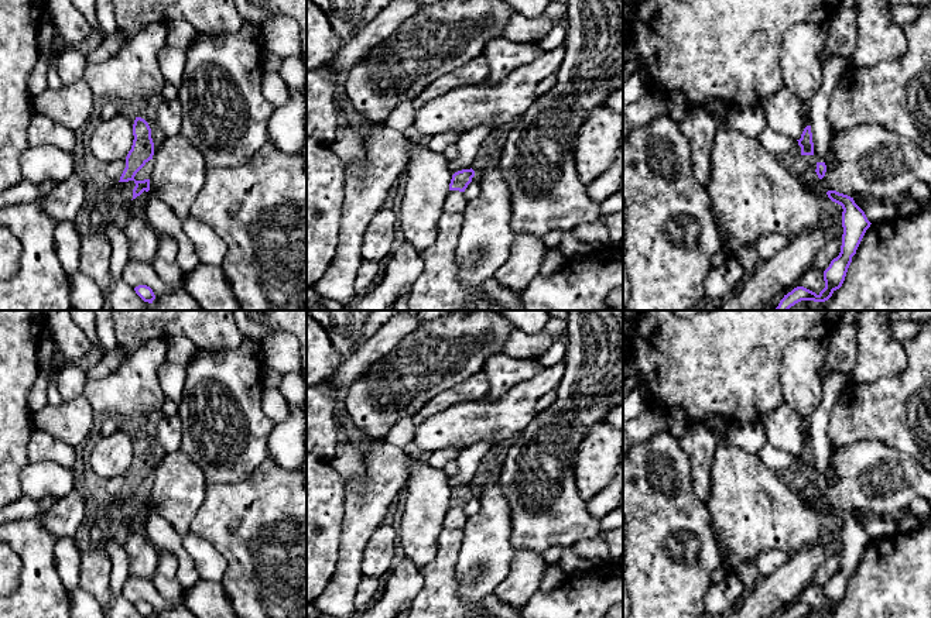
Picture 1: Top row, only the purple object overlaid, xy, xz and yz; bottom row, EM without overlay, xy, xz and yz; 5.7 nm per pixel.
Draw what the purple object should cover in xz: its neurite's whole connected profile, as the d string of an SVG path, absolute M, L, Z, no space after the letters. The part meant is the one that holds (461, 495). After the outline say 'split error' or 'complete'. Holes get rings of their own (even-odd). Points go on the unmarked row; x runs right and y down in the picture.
M470 484L455 488L449 499L449 507L462 508L468 518L478 514L480 509L480 501L475 494L475 487Z; split error

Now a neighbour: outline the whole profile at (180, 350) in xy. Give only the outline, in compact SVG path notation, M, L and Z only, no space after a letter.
M186 337L165 339L167 363L158 368L164 398L179 404L186 380L185 367L198 354L198 347Z

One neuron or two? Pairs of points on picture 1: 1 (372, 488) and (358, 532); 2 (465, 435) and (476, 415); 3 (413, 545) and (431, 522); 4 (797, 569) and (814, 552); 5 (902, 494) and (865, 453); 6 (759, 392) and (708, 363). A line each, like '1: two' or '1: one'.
1: one
2: one
3: one
4: one
5: one
6: one

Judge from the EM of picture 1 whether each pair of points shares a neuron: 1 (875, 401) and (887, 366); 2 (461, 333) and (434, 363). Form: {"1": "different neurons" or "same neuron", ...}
{"1": "different neurons", "2": "same neuron"}

